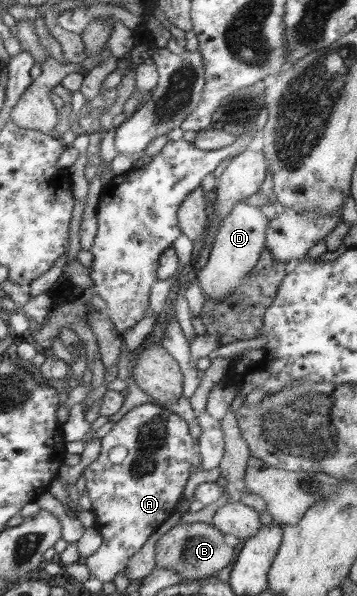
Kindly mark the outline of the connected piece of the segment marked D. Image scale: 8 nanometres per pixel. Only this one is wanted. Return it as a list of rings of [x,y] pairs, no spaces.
[[[244,201],[232,208],[215,232],[215,240],[206,265],[197,271],[197,282],[206,299],[225,299],[245,281],[245,277],[251,275],[251,271],[256,269],[264,254],[268,226],[269,219],[259,207]]]

